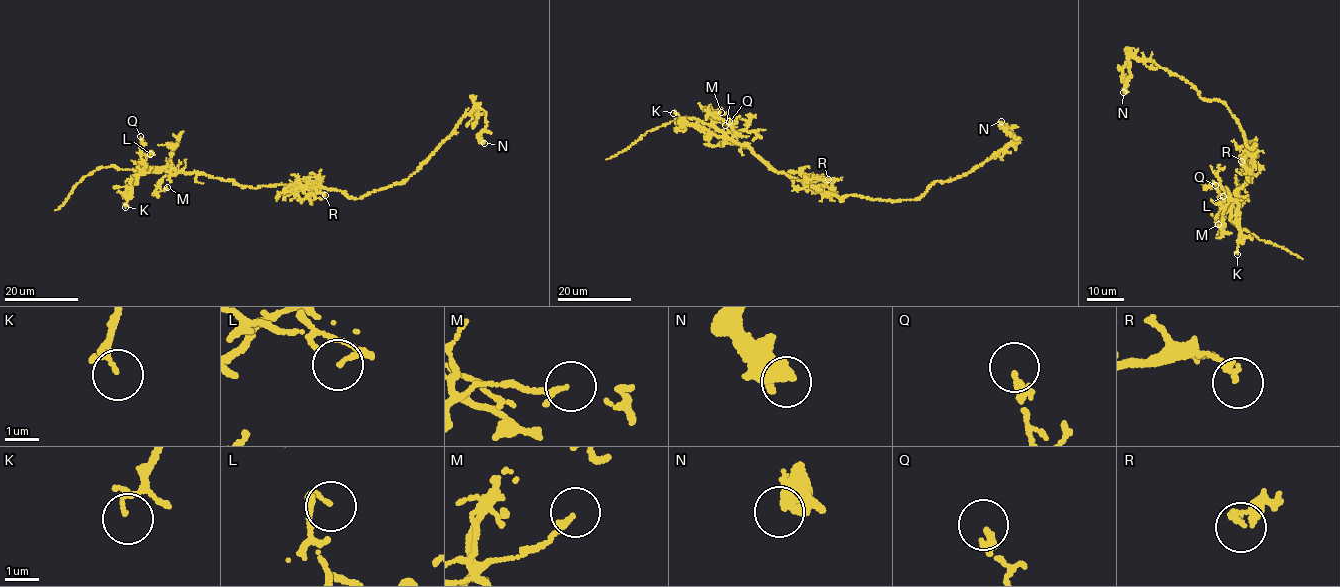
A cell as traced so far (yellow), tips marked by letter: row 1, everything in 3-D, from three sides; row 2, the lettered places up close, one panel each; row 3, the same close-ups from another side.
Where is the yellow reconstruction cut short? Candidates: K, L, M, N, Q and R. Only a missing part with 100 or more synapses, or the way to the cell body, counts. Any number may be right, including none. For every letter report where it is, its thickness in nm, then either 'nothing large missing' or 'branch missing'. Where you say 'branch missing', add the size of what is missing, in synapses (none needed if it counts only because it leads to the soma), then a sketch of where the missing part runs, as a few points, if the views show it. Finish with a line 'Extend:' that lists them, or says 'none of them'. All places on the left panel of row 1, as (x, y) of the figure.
K: (125, 207) | 100 nm | nothing large missing
L: (150, 154) | 110 nm | nothing large missing
M: (167, 187) | 150 nm | nothing large missing
N: (484, 143) | 440 nm | nothing large missing
Q: (140, 136) | 200 nm | nothing large missing
R: (325, 195) | 160 nm | nothing large missing
Extend: none of them

